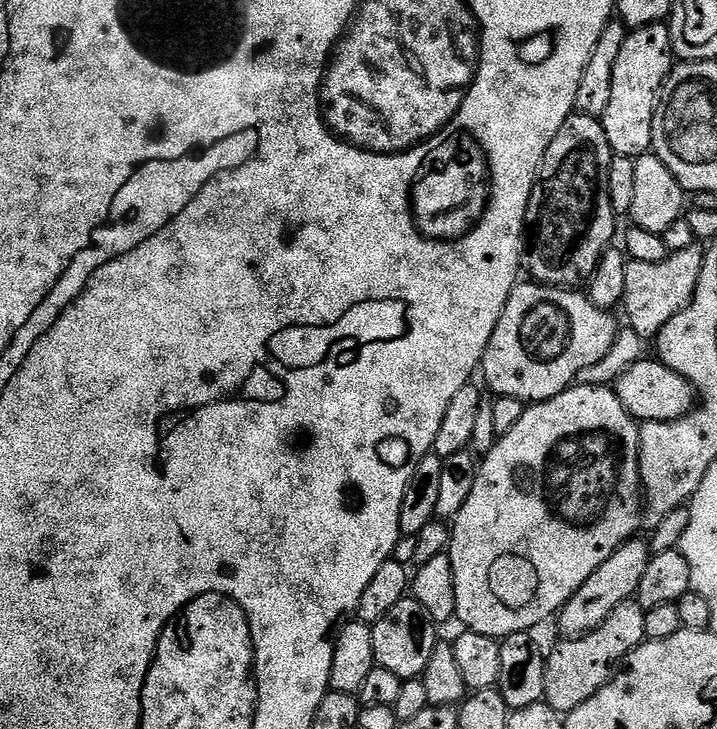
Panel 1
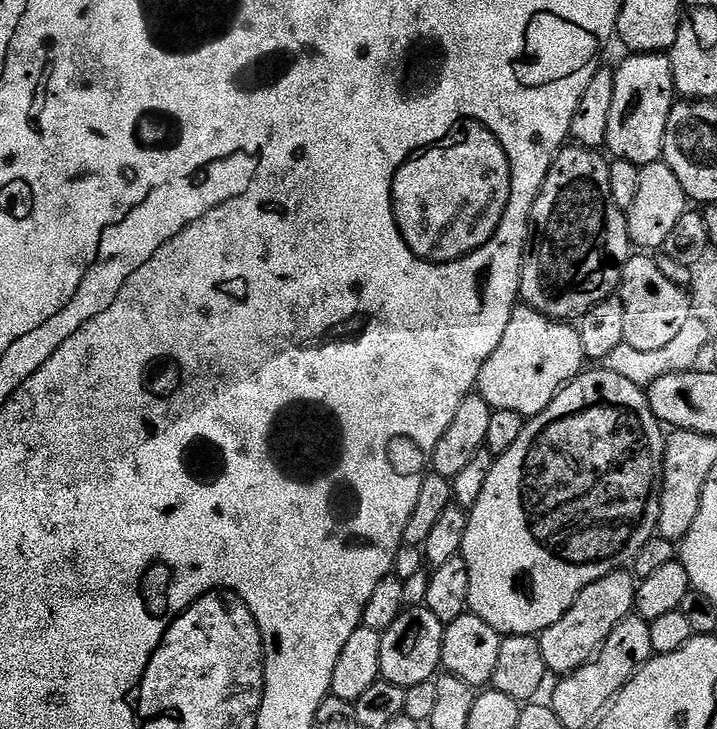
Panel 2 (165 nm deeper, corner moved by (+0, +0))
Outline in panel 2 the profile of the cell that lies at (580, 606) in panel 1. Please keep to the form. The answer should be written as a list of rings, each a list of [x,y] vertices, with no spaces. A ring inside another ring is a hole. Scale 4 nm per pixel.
[[[628,570],[611,572],[606,574],[606,578],[598,578],[598,582],[590,582],[590,586],[586,586],[586,590],[582,590],[582,594],[574,598],[566,614],[562,614],[562,618],[558,618],[554,626],[539,633],[542,658],[553,677],[568,676],[587,664],[600,651],[606,638],[610,638],[614,626],[633,615],[637,583],[636,577]]]

